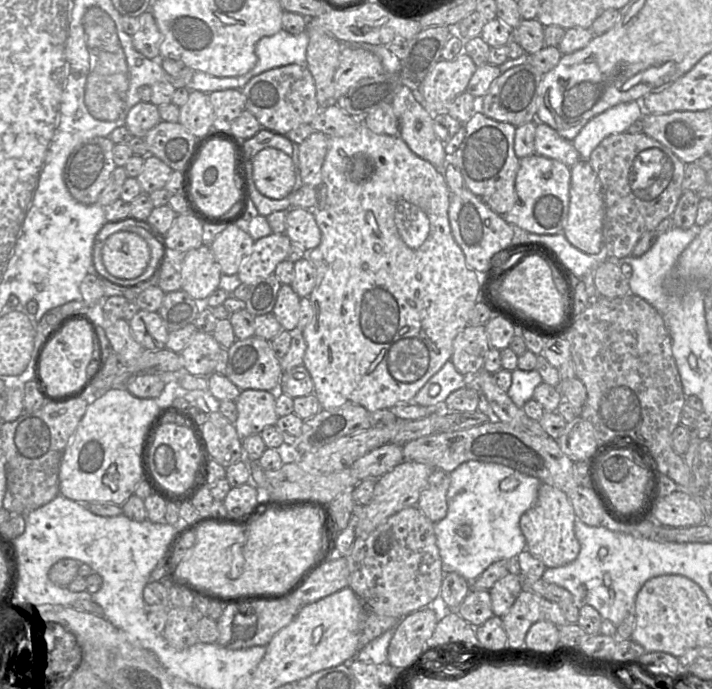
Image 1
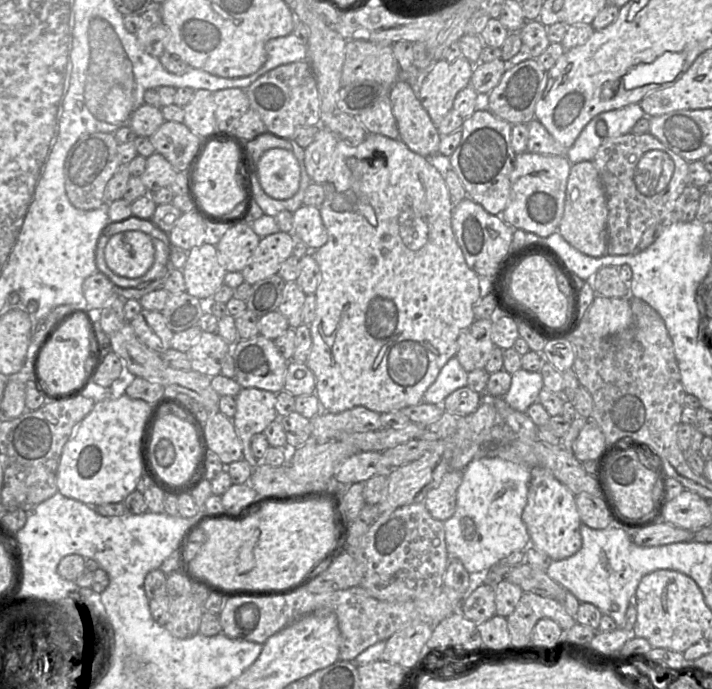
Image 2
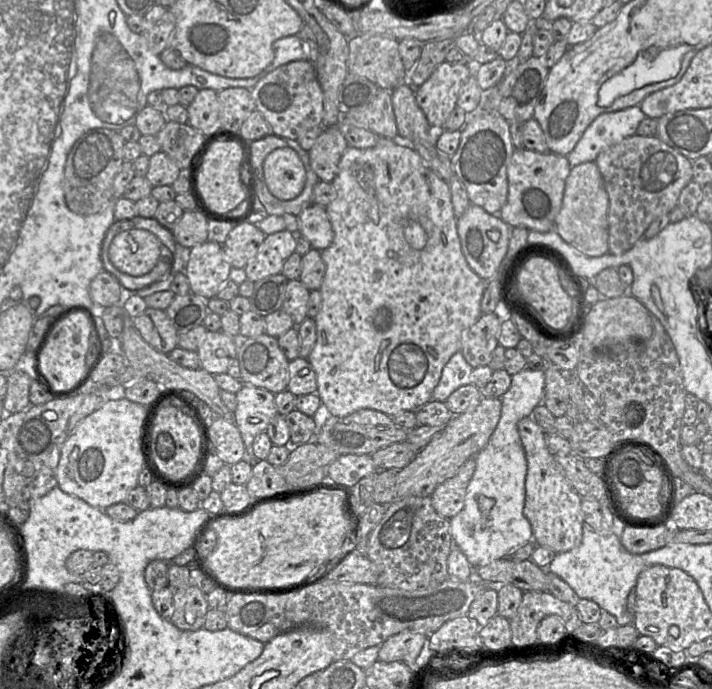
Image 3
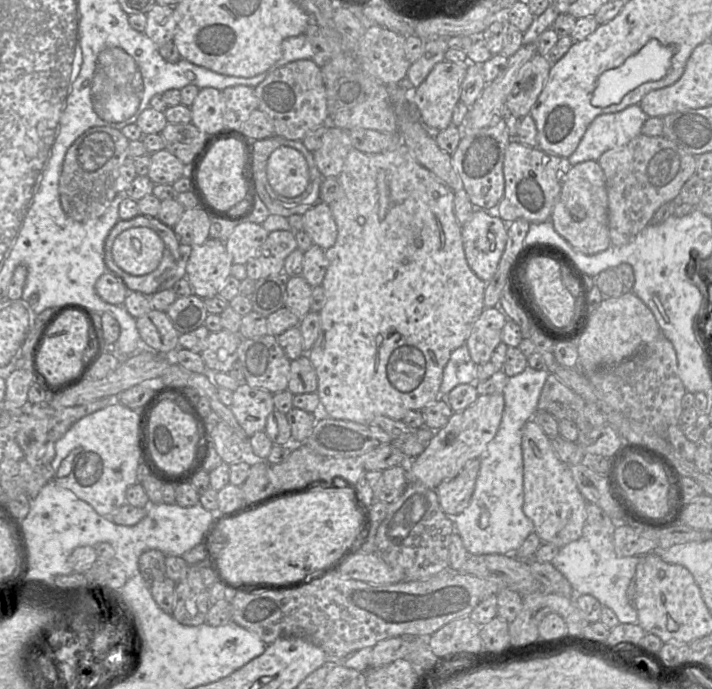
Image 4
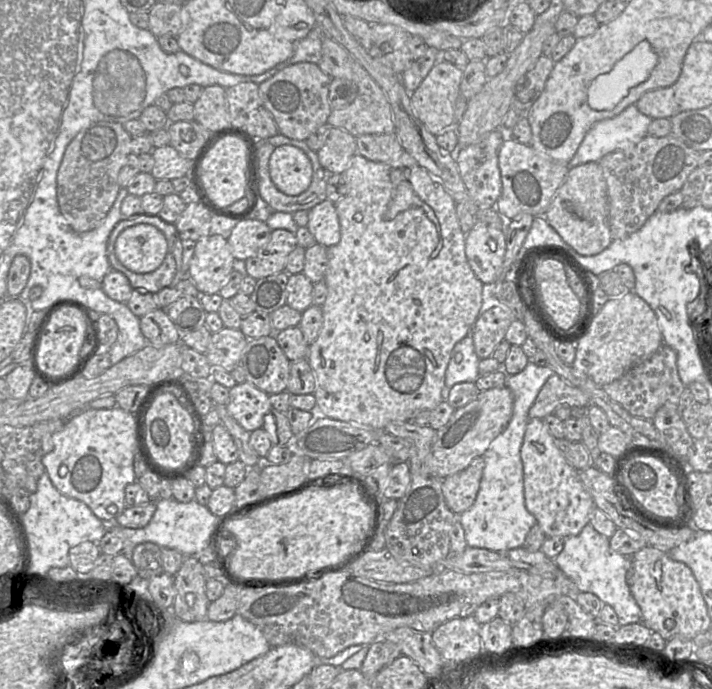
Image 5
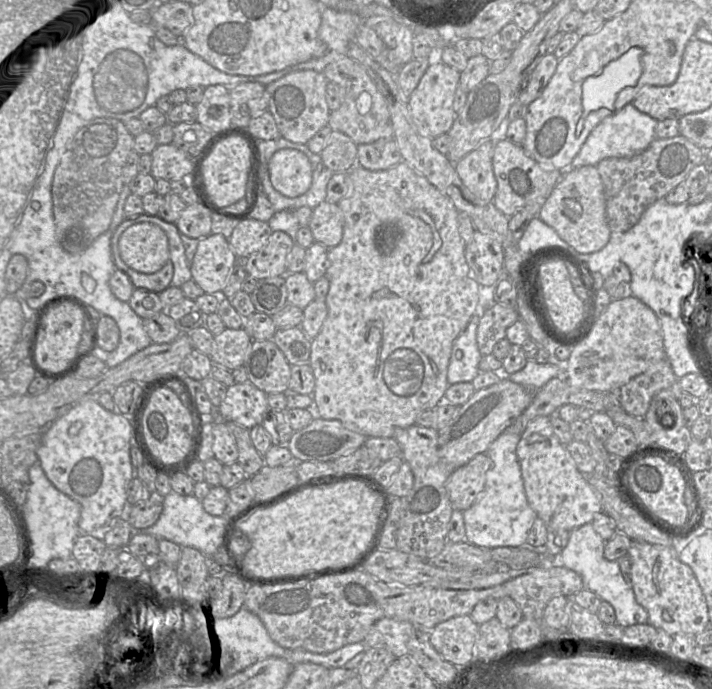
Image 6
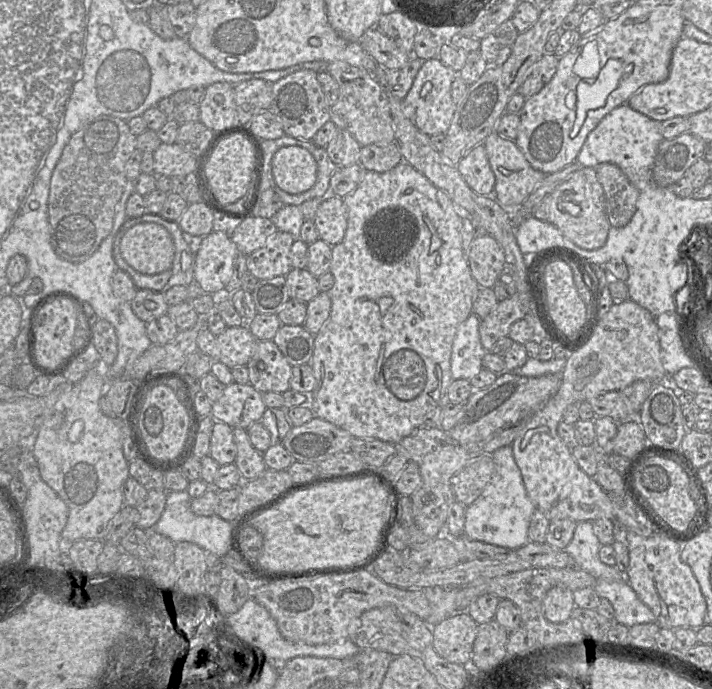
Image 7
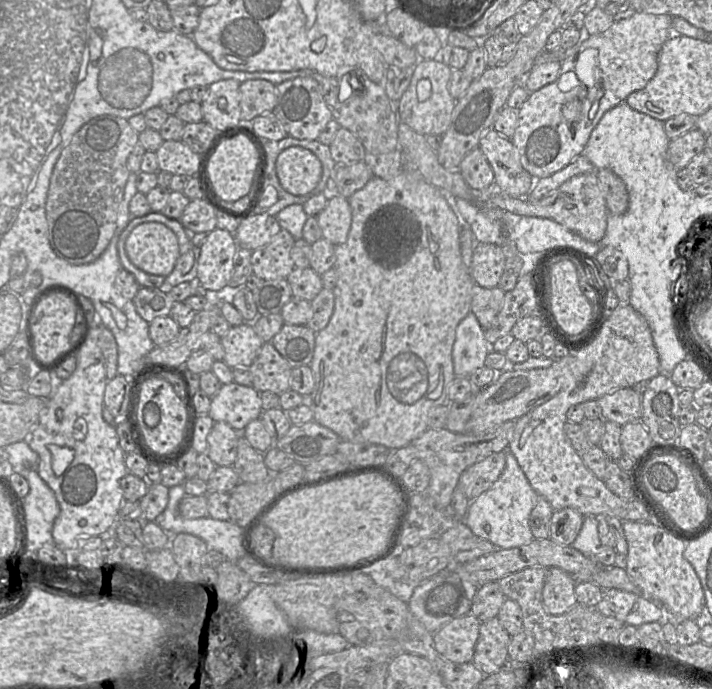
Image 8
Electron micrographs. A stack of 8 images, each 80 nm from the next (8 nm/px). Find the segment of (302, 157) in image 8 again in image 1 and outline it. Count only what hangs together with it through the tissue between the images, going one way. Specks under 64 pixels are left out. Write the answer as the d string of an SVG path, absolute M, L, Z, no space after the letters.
M277 148L263 149L254 158L253 177L264 196L283 199L291 193L296 182L293 159Z

